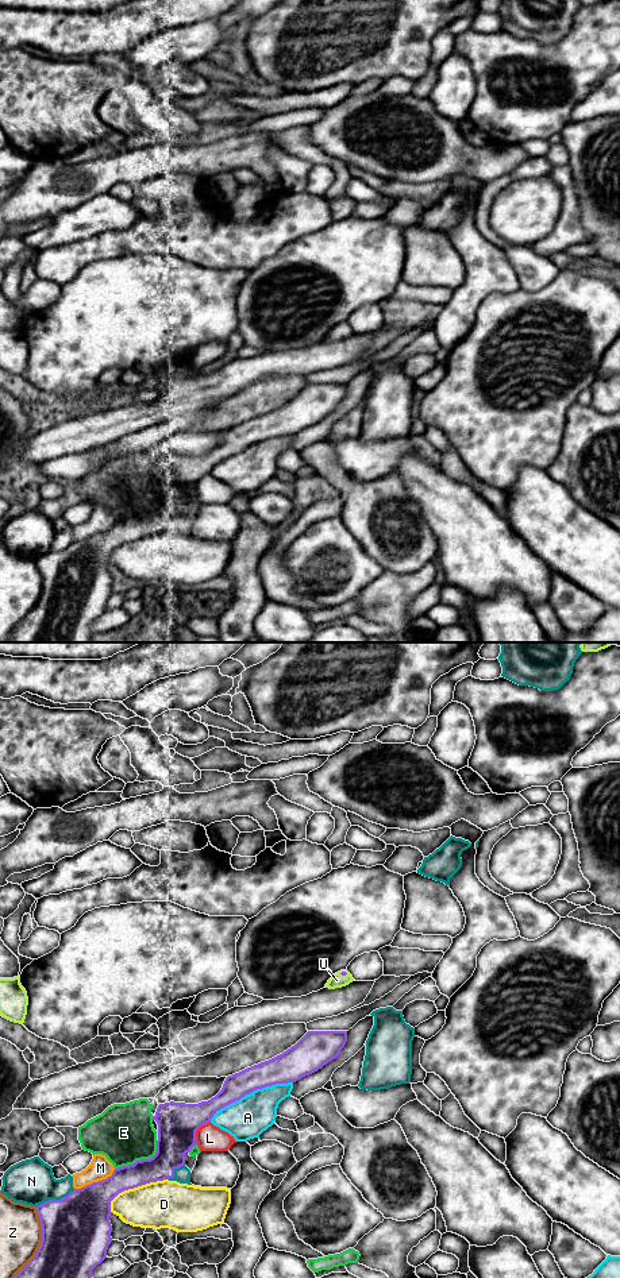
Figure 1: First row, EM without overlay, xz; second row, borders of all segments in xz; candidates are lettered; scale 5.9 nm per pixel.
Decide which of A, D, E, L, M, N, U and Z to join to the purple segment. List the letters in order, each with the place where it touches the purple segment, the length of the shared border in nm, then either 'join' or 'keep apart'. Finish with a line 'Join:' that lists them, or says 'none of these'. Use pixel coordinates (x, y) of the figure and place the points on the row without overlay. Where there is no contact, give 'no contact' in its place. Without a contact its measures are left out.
A: xz (250, 444) | 550 nm | keep apart
D: xz (134, 539) | 400 nm | keep apart
E: xz (142, 512) | 300 nm | keep apart
L: xz (196, 482) | 170 nm | keep apart
M: xz (95, 535) | 280 nm | keep apart
N: xz (54, 552) | 260 nm | keep apart
U: xz (343, 324) | 60 nm | join
Z: xz (38, 601) | 550 nm | keep apart
Join: U

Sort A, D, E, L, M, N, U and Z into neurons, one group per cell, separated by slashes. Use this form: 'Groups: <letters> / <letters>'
Groups: A / D / E / L / M / N / U / Z

